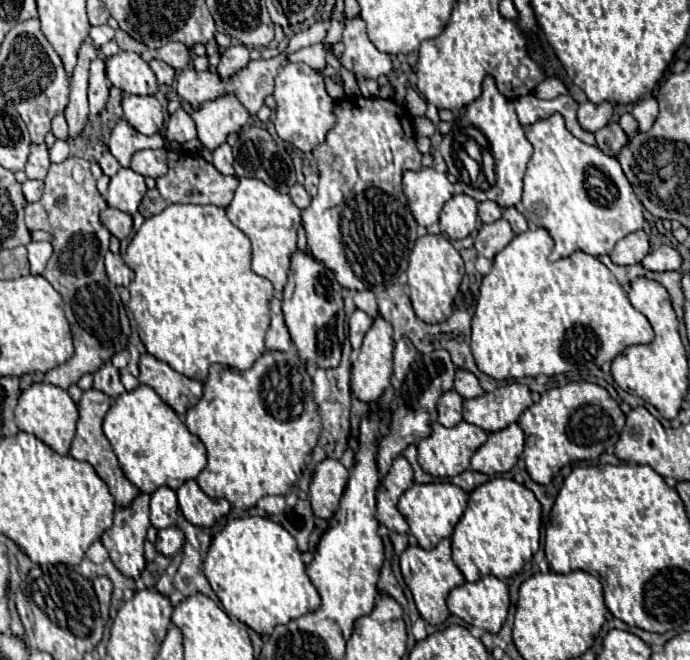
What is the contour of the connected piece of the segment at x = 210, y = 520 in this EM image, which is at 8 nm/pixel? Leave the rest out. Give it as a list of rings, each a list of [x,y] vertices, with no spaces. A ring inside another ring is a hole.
[[[185,481],[177,489],[177,495],[179,493],[181,493],[179,507],[185,519],[195,527],[213,527],[231,509],[231,505],[225,499],[209,499],[195,481]]]

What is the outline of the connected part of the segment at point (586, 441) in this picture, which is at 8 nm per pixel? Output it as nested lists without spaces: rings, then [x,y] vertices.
[[[569,383],[565,387],[557,387],[547,391],[539,403],[533,403],[529,409],[525,409],[519,417],[519,427],[525,433],[525,451],[521,455],[521,459],[525,461],[527,473],[531,475],[531,479],[539,485],[549,485],[551,479],[565,467],[577,461],[589,461],[589,459],[597,459],[601,453],[609,453],[613,451],[621,429],[625,425],[625,415],[619,409],[619,403],[607,393],[607,389],[593,385],[593,383]]]

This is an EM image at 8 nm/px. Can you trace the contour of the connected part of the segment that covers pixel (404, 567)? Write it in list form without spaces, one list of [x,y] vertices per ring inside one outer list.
[[[443,539],[431,551],[425,551],[425,549],[417,547],[417,545],[409,547],[401,555],[401,573],[403,573],[403,579],[405,579],[407,587],[413,593],[415,605],[419,609],[419,615],[429,625],[441,625],[451,615],[449,609],[447,609],[447,595],[451,593],[451,589],[455,589],[455,587],[465,583],[463,573],[459,571],[459,567],[451,559],[451,541]]]

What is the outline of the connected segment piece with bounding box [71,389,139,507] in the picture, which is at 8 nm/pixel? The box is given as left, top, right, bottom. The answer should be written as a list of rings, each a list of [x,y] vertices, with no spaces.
[[[89,389],[83,393],[81,401],[79,401],[79,421],[77,421],[77,435],[73,439],[73,445],[71,445],[71,457],[77,459],[77,461],[85,461],[85,463],[91,463],[93,469],[97,471],[97,475],[107,483],[111,495],[115,497],[115,505],[117,507],[129,507],[133,503],[133,499],[139,495],[139,489],[127,481],[127,477],[123,475],[121,467],[119,467],[119,461],[117,461],[117,455],[113,453],[103,429],[101,429],[101,423],[107,415],[111,407],[111,397],[107,397],[105,393],[99,393],[95,389]]]

